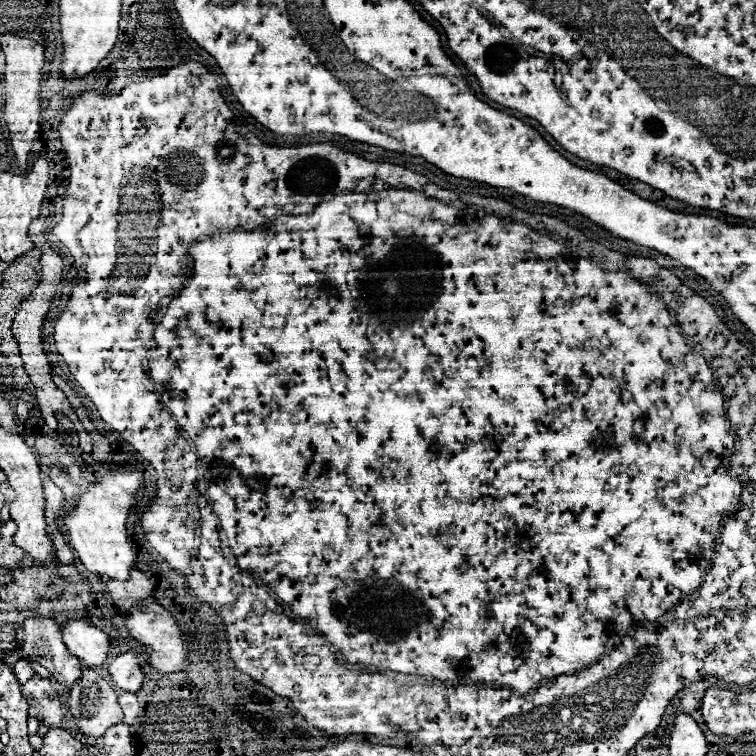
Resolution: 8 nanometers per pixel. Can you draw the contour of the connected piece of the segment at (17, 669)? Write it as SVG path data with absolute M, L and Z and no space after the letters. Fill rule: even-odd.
M20 659L20 661L14 665L14 675L16 675L16 679L20 681L20 685L24 685L24 683L34 675L34 669L30 667L28 661Z

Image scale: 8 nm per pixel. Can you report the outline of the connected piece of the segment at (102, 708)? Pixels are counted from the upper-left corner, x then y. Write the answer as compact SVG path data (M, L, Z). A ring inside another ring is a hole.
M84 669L82 671L82 677L72 685L70 699L68 699L68 707L70 707L72 717L76 719L78 731L82 735L90 737L90 739L100 739L108 727L112 727L116 723L122 723L118 695L116 695L114 687L110 685L110 681L106 677L102 677L94 669Z

